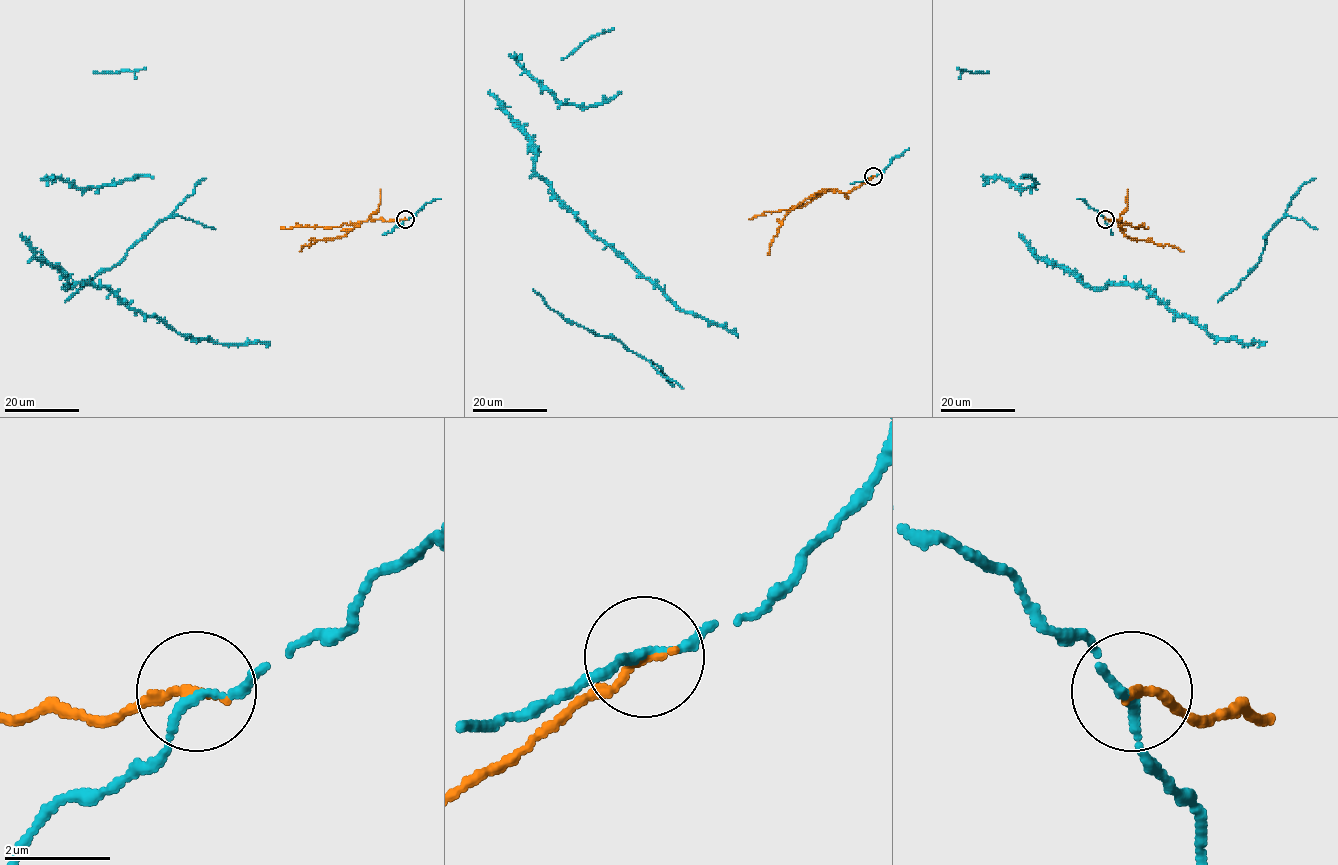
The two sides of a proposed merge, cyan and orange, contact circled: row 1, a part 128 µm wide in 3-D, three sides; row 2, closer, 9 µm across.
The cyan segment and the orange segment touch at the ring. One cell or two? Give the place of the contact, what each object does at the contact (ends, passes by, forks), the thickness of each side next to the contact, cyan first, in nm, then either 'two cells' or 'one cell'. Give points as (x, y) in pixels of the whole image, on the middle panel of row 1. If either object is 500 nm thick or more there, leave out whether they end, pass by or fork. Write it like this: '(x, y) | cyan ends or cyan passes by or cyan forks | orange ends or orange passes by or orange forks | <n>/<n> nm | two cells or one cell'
(873, 176) | cyan passes by | orange ends | 140/180 nm | two cells

